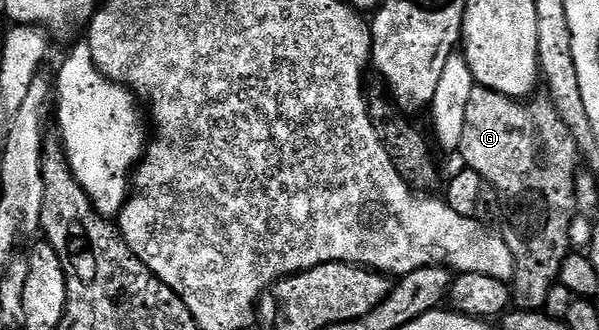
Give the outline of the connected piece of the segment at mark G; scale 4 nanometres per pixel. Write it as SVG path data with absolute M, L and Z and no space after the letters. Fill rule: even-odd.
M477 86L469 94L465 134L461 134L457 149L458 155L463 155L462 163L481 174L505 205L505 220L507 216L512 230L519 235L506 237L515 263L515 275L509 281L511 298L515 308L534 312L545 306L546 295L558 281L561 262L573 248L571 223L577 220L575 177L581 168L577 142L561 122L555 105L550 99L542 99L532 99L531 108L526 108L523 100L512 100Z

